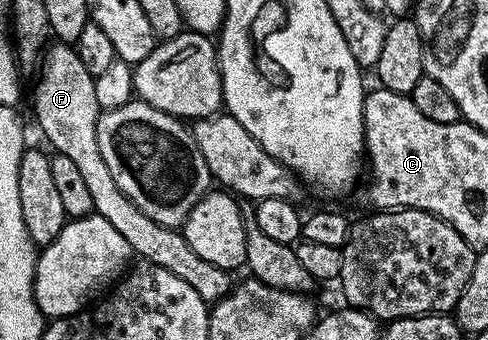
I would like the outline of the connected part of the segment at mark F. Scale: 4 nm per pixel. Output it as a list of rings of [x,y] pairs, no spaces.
[[[67,43],[52,44],[42,54],[38,69],[35,121],[39,124],[40,131],[47,136],[48,143],[55,148],[54,152],[71,160],[77,167],[89,196],[93,198],[94,212],[109,219],[110,225],[125,238],[125,243],[129,243],[136,258],[148,265],[165,267],[165,271],[173,271],[173,275],[185,279],[185,283],[189,283],[189,287],[193,287],[193,291],[197,291],[203,301],[214,303],[231,292],[233,280],[231,281],[232,274],[228,270],[213,267],[213,263],[205,263],[205,259],[201,259],[197,251],[189,247],[179,229],[169,229],[153,223],[153,219],[149,219],[129,198],[121,195],[117,183],[113,183],[113,175],[101,155],[101,147],[97,147],[97,119],[101,110],[97,103],[95,79],[89,71],[85,71],[85,63],[81,63],[74,48]]]

